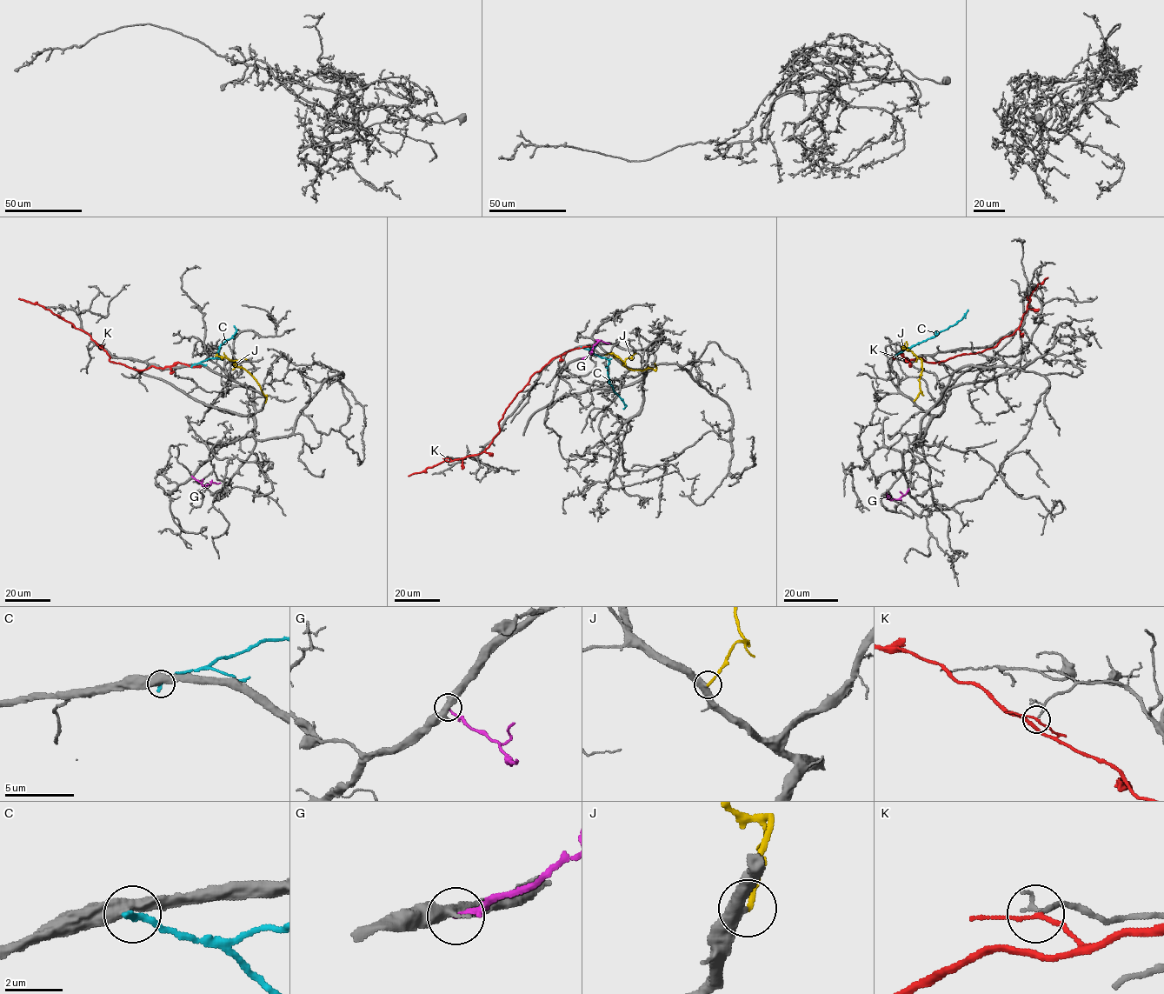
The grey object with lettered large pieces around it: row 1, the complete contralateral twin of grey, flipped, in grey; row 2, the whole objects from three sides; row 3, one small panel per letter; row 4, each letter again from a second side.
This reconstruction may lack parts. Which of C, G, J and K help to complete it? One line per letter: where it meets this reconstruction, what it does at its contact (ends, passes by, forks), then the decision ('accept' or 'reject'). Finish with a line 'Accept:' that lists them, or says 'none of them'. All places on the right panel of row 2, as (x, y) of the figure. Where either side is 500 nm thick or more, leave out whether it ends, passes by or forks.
C: contact (894, 356); reject
G: contact (908, 489); it ends; reject
J: contact (914, 401); it ends; accept
K: contact (1026, 297); it passes by; reject
Accept: J

